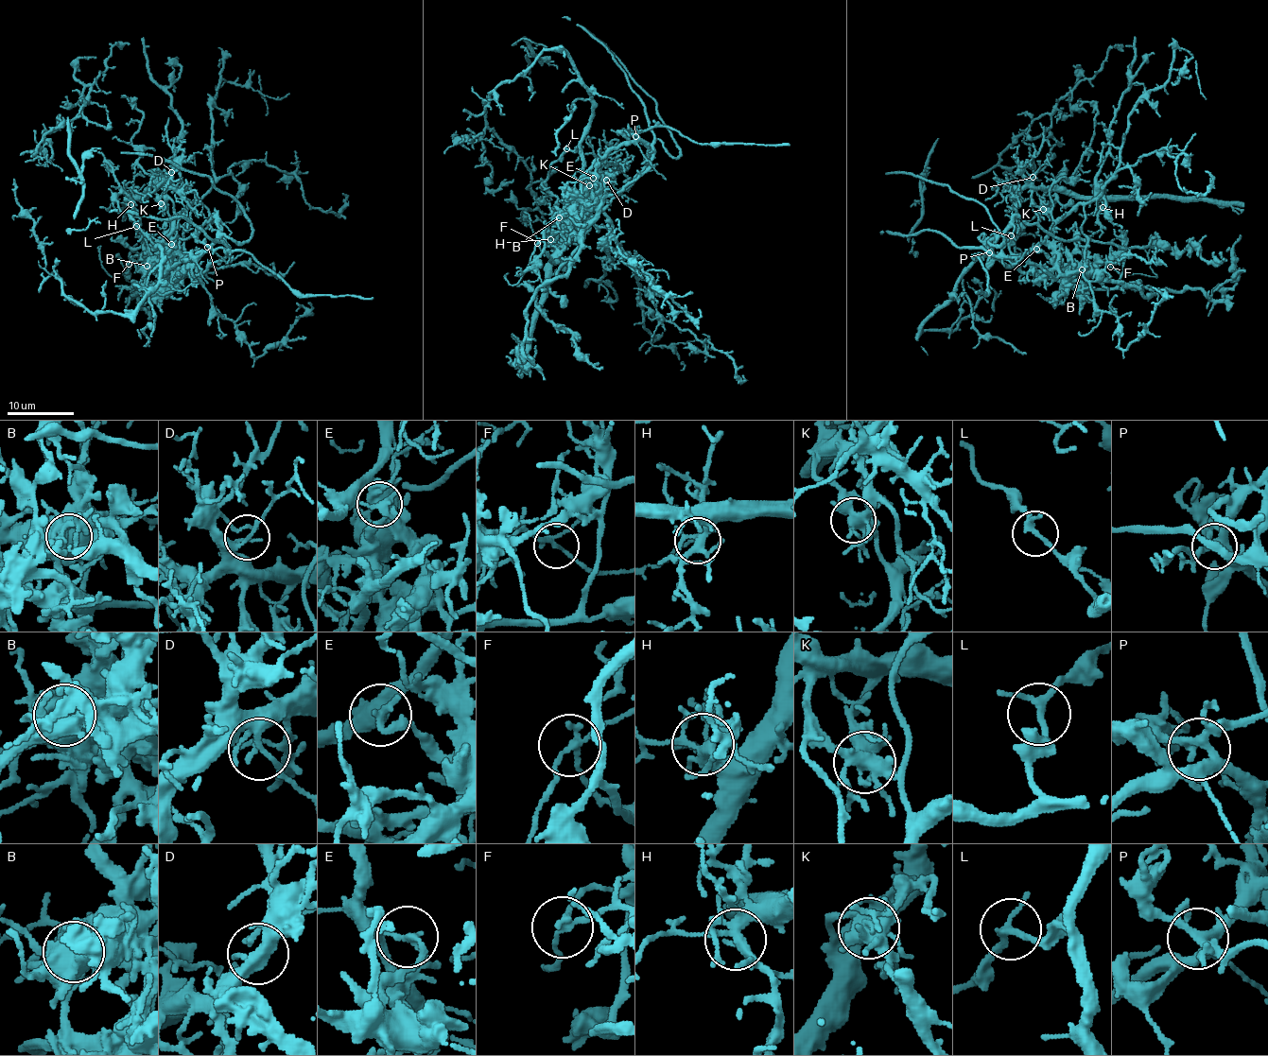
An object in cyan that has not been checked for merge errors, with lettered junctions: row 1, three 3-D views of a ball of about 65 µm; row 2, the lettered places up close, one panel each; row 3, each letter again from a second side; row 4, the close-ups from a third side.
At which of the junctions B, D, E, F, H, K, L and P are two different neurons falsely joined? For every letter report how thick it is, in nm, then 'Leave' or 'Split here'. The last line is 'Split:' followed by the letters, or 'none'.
B: Thickness 900 nm. Split here
D: Thickness 200 nm. Leave
E: Thickness 220 nm. Split here
F: Thickness 160 nm. Split here
H: Thickness 320 nm. Leave
K: Thickness 480 nm. Split here
L: Thickness 190 nm. Leave
P: Thickness 280 nm. Leave
Split: B, E, F, K

